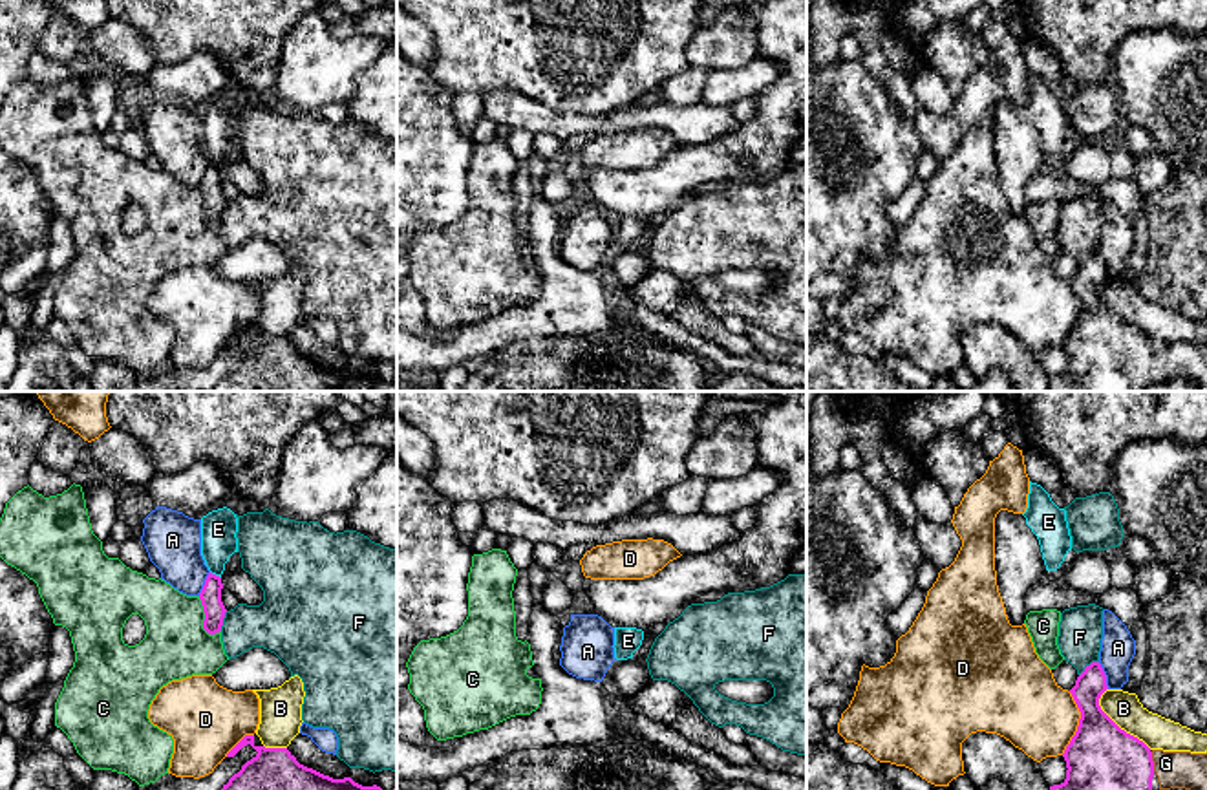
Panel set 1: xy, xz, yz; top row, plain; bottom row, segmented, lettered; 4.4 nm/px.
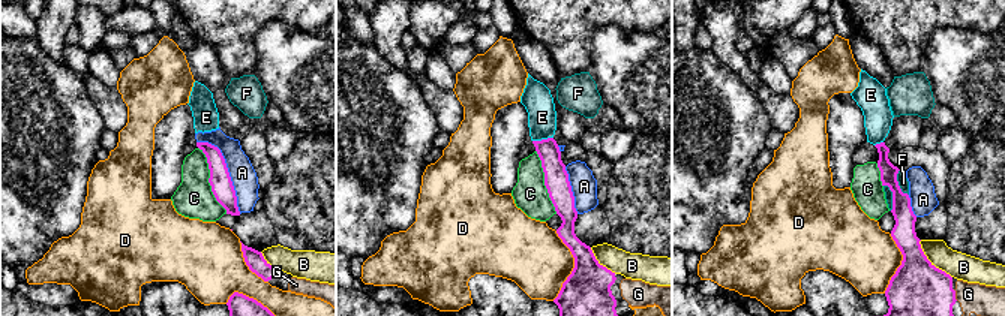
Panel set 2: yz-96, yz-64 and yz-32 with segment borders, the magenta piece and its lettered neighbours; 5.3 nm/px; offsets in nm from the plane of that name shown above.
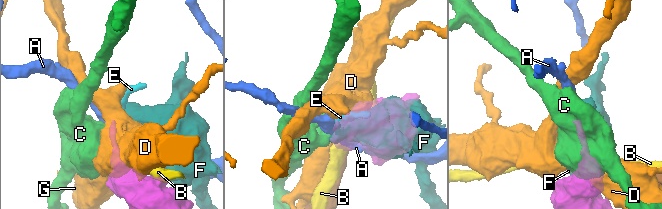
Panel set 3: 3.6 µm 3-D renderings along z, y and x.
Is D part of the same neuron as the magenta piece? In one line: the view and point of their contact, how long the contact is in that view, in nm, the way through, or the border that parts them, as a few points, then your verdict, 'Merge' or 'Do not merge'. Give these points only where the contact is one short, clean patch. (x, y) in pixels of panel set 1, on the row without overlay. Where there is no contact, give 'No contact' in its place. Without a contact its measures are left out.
Touches magenta at yz (1079, 313). Shared border 280 nm. Do not merge

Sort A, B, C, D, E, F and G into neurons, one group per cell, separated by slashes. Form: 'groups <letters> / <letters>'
groups A / B / C / D / E G / F

